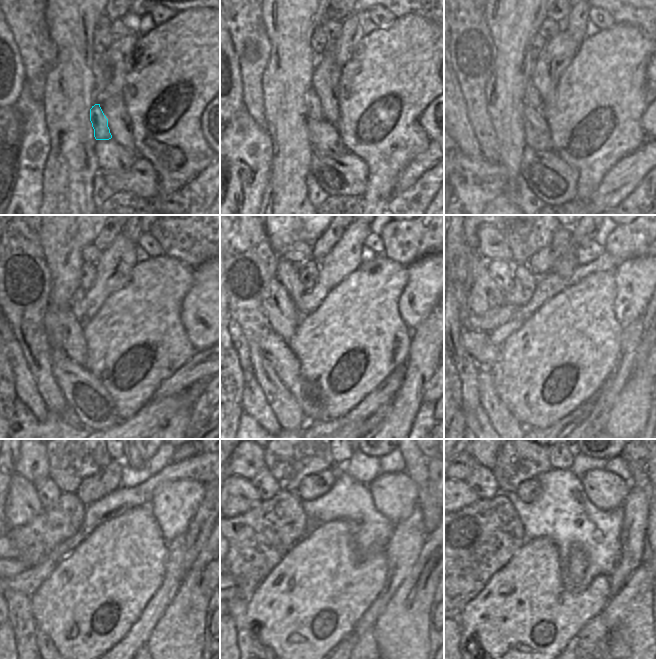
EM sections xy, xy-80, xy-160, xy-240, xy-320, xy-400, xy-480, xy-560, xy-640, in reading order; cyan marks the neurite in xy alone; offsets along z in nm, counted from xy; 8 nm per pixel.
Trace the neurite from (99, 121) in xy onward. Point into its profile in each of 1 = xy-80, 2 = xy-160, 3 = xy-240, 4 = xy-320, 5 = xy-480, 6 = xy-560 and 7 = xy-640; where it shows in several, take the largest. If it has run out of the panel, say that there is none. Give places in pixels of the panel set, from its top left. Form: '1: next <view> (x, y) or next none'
1: next xy-80 (313, 104)
2: next xy-160 (532, 98)
3: next xy-240 (77, 297)
4: next xy-320 (286, 272)
5: next xy-480 (48, 492)
6: next xy-560 (266, 485)
7: next xy-640 (482, 482)

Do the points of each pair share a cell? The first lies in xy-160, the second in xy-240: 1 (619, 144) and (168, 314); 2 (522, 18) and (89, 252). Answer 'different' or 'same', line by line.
1: same
2: different

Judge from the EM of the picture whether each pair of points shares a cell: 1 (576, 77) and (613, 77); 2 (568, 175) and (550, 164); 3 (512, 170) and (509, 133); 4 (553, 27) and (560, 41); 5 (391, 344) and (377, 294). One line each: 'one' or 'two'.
1: one
2: one
3: one
4: two
5: one

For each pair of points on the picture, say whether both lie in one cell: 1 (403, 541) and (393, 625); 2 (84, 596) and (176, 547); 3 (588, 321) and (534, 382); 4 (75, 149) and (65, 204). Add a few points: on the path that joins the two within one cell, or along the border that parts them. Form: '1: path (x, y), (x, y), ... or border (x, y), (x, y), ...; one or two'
1: border (411, 567), (385, 607); two
2: border (166, 540), (166, 562), (163, 575); two
3: path (574, 336), (566, 350), (549, 367); one
4: path (72, 163), (68, 175), (67, 190); one

